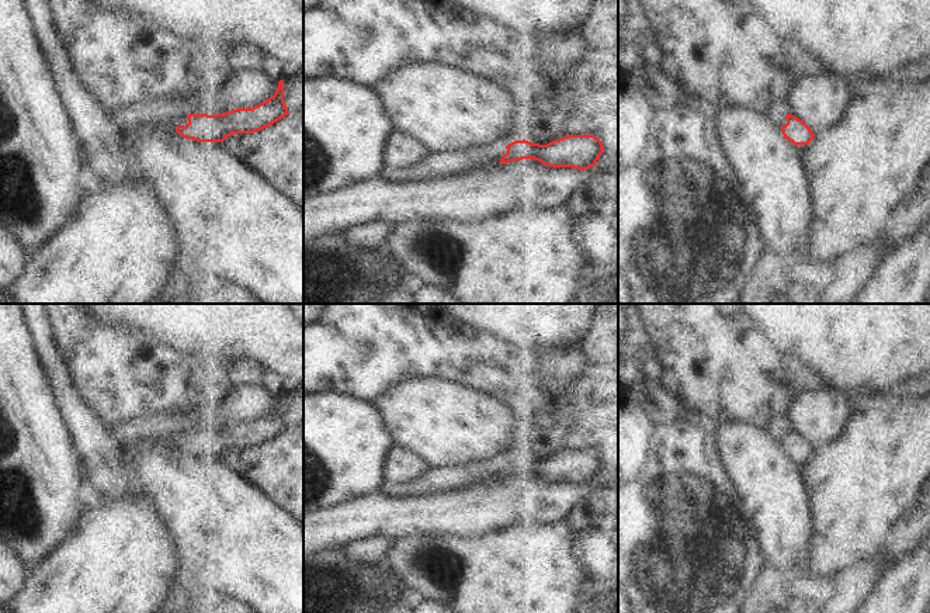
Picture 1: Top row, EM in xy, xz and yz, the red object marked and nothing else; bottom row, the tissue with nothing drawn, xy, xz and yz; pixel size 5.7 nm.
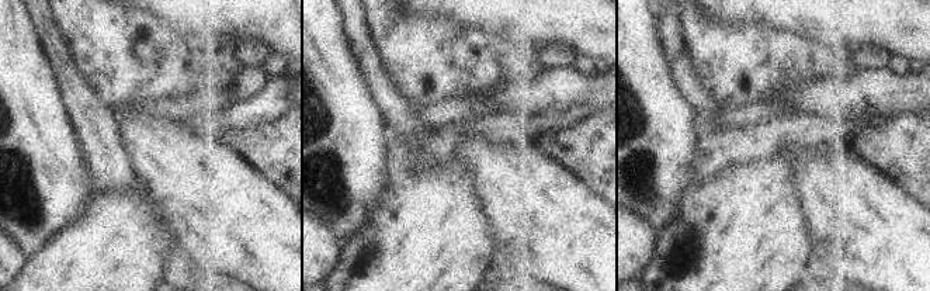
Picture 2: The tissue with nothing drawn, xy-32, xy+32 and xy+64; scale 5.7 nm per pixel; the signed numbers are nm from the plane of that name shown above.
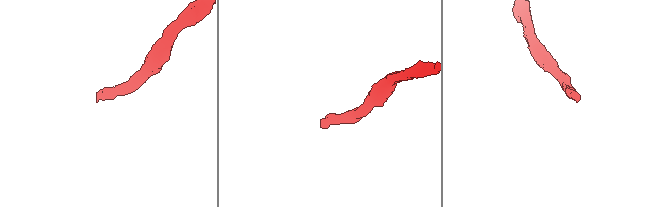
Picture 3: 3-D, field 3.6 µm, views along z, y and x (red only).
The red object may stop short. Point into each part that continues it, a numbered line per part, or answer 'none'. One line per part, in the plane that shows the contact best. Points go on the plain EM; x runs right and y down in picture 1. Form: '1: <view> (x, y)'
1: xy (180, 433)

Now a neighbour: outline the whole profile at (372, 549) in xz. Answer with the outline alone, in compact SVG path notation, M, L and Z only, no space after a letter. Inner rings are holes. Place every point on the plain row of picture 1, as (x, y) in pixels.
M369 536L360 540L353 540L344 546L350 560L360 562L379 562L384 560L393 538L389 536Z

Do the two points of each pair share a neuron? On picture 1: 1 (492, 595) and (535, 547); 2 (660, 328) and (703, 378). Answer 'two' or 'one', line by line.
1: one
2: one

